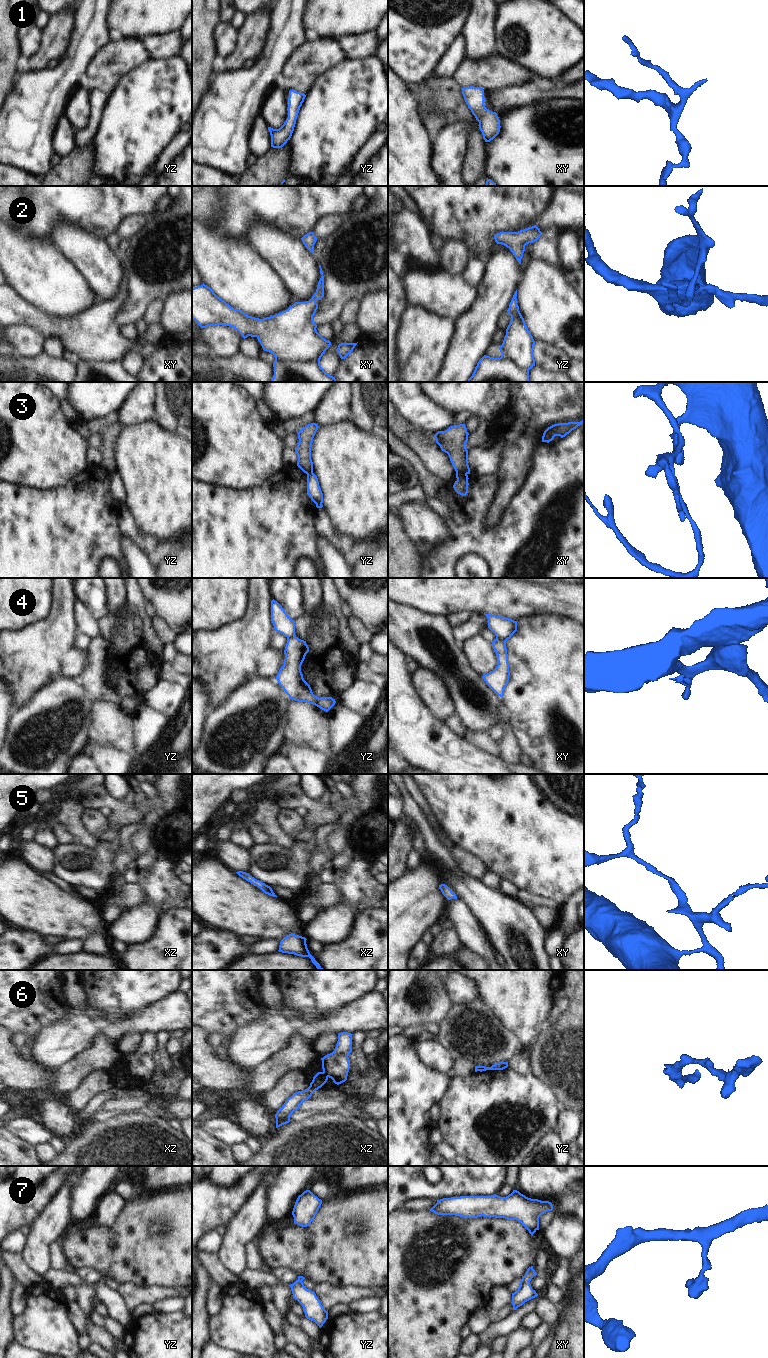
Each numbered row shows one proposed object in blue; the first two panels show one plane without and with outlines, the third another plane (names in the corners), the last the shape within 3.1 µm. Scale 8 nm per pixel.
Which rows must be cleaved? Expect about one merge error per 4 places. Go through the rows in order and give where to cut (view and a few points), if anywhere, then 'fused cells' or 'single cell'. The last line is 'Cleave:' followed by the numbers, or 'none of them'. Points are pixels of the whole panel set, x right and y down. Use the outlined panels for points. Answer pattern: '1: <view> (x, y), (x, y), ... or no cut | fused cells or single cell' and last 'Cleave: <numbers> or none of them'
1: no cut | single cell
2: no cut | single cell
3: xy (456, 473), (466, 474) | fused cells
4: xy (496, 636), (505, 641) | fused cells
5: no cut | single cell
6: xz (323, 1071), (327, 1077) | fused cells
7: no cut | single cell
Cleave: 3, 4, 6

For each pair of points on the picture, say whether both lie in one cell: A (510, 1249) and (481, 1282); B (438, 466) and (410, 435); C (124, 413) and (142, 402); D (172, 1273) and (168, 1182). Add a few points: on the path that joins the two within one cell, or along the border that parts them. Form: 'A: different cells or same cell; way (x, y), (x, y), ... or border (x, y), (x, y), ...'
A: same cell; way (502, 1257), (485, 1274)
B: same cell; way (433, 458), (418, 443)
C: same cell; way (128, 413), (131, 413), (138, 406)
D: different cells; border (181, 1186), (145, 1193)

